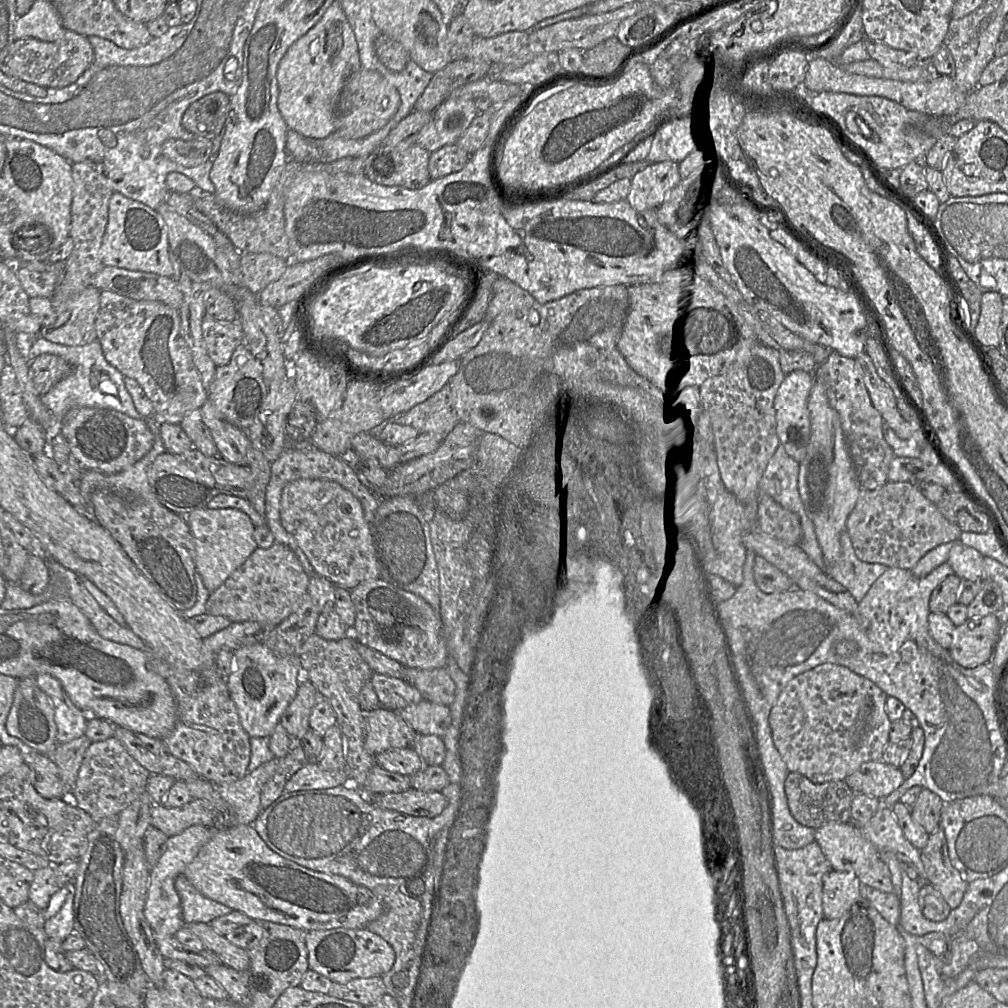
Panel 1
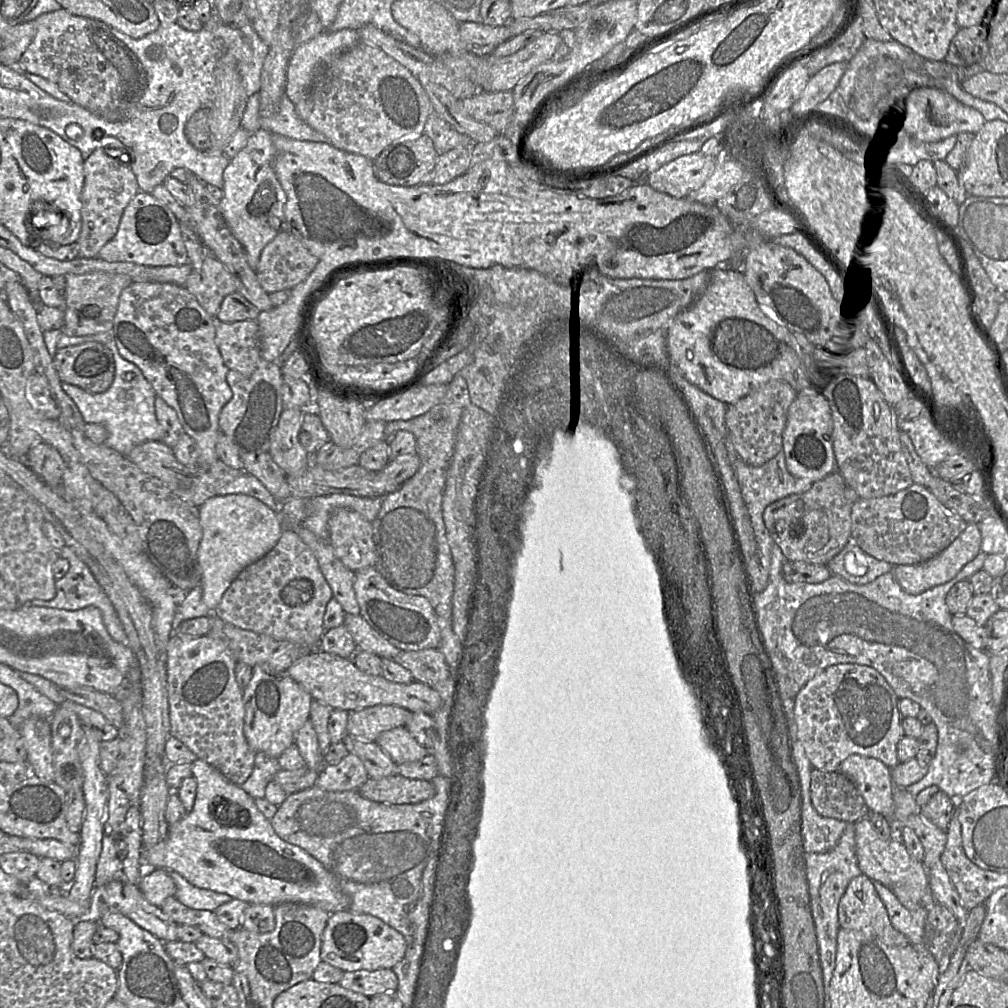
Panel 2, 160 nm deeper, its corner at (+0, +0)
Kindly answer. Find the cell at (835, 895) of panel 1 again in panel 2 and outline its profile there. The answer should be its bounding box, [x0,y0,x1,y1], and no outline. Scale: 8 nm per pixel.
[838,874,908,946]

